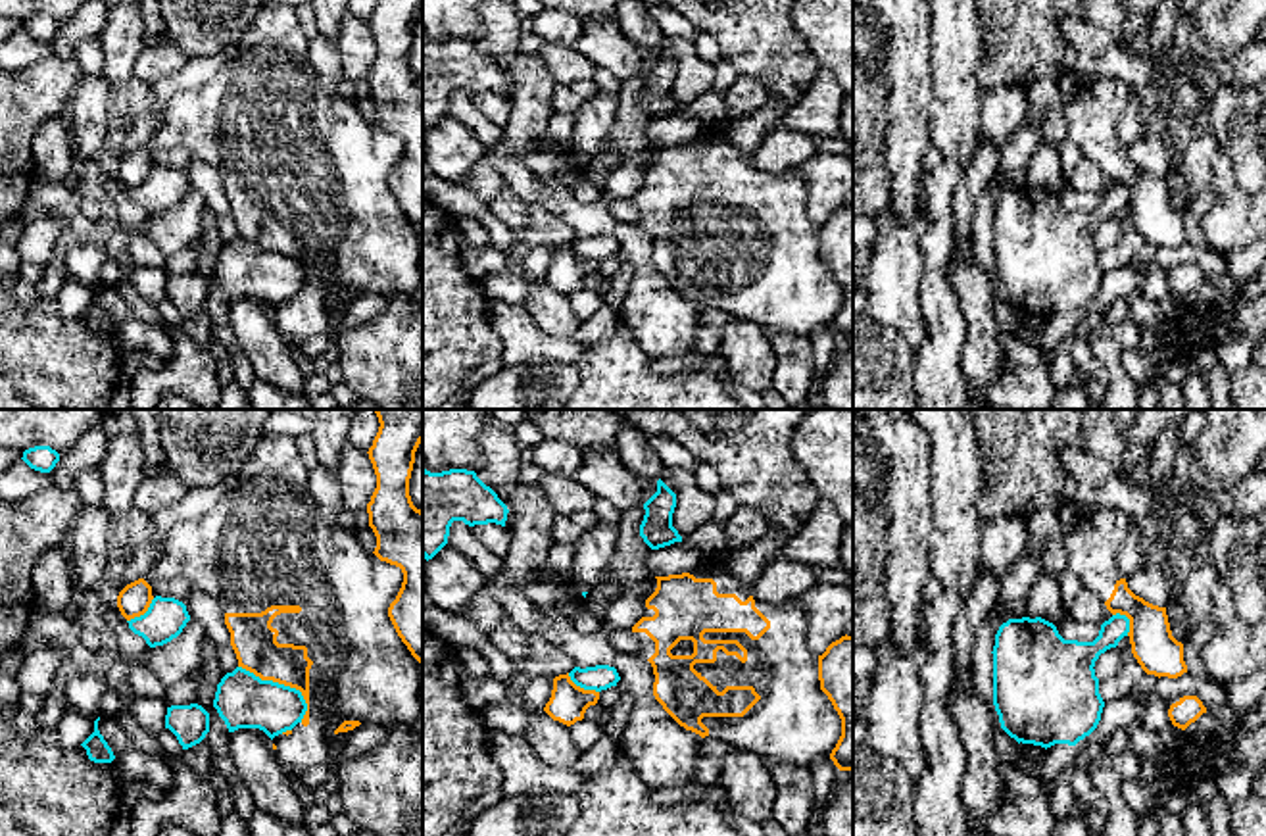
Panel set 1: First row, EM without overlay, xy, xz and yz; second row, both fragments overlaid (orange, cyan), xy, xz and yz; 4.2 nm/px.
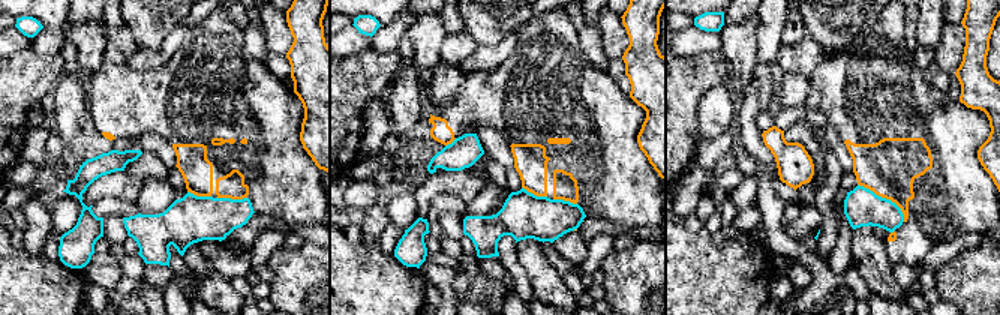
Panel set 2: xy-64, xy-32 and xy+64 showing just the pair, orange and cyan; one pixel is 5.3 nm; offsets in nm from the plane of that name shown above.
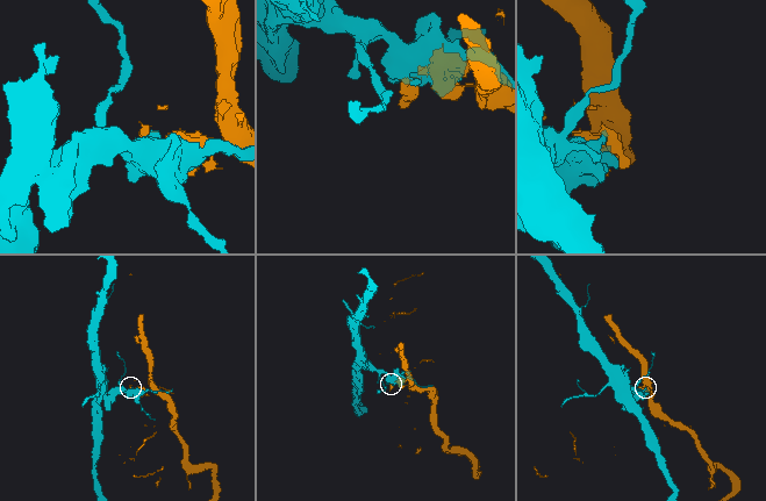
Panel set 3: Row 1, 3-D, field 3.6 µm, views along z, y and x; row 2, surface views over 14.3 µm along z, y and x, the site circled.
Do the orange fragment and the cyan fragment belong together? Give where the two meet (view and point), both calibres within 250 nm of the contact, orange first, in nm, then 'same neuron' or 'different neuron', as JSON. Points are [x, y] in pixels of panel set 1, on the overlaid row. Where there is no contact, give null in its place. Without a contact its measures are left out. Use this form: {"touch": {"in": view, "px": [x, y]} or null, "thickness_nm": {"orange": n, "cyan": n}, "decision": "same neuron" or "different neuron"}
{"touch": {"in": "xy", "px": [285, 685]}, "thickness_nm": {"orange": 190, "cyan": 240}, "decision": "different neuron"}

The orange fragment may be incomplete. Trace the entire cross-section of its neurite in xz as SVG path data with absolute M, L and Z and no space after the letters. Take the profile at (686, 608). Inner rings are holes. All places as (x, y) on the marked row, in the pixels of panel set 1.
M717 559L692 575L655 578L657 588L632 632L640 644L638 655L653 667L655 700L680 726L767 761L811 771L816 761L832 759L840 771L853 771L853 636L832 642L822 655L813 653L805 644L807 615L795 600L757 602L751 580L718 569Z

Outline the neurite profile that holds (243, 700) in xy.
M236 667L217 684L213 707L229 732L259 728L271 740L302 723L307 703L300 690L261 680L254 673Z

